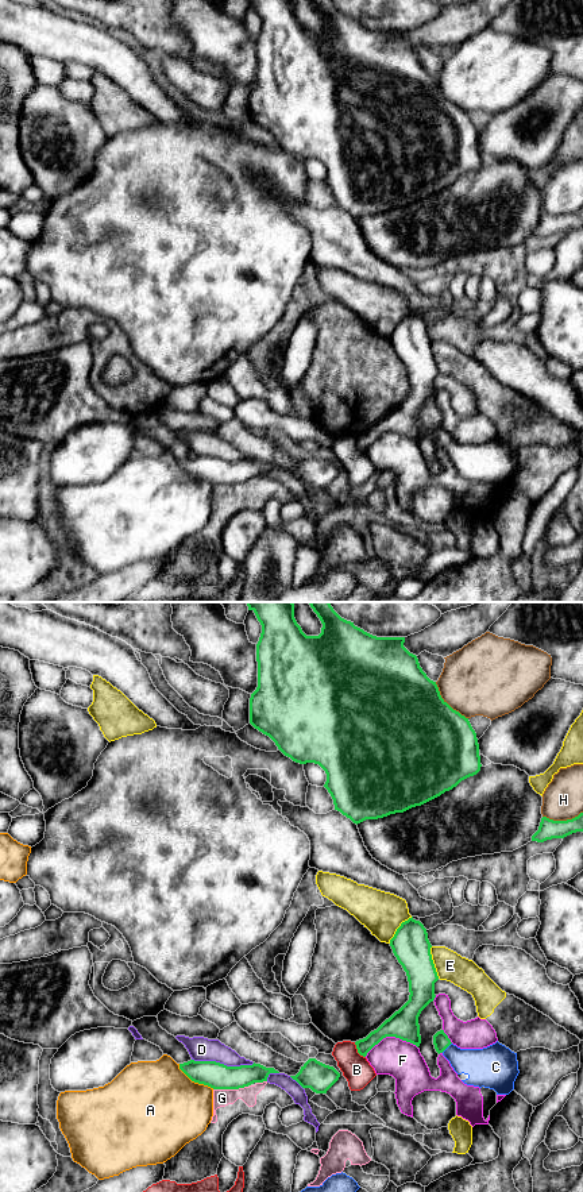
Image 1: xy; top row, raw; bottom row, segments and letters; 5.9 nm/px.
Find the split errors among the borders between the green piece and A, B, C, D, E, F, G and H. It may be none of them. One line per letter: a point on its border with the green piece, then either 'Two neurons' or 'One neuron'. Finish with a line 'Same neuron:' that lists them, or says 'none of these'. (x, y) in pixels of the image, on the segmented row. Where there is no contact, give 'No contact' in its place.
A: Touches green at xy (195, 1081). Two neurons
B: Touches green at xy (358, 1050). Two neurons
C: Touches green at xy (446, 1048). One neuron
D: Touches green at xy (223, 1064). Two neurons
E: Touches green at xy (432, 963). Two neurons
F: Touches green at xy (390, 1036). Two neurons
G: Touches green at xy (230, 1088). Two neurons
H: Touches green at xy (446, 702). Two neurons
Same neuron: C

